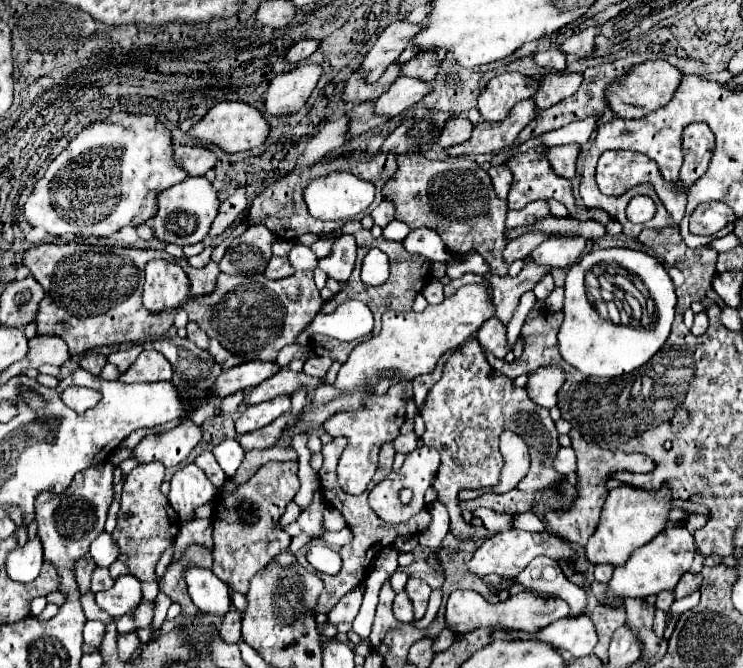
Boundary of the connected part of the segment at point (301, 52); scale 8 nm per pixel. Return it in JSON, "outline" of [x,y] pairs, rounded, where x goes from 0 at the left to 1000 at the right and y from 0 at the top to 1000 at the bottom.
{"outline":[[[410,58],[410,61],[402,61],[402,64],[397,64],[389,76],[386,76],[386,82],[384,82],[384,91],[386,94],[402,94],[402,91],[408,91],[408,88],[413,88],[424,73],[427,73],[427,67],[429,67],[429,61],[416,61],[416,58]]]}

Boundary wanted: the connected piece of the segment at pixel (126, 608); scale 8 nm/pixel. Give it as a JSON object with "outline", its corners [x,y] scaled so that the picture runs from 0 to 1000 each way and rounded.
{"outline":[[[163,861],[155,876],[139,888],[128,888],[131,906],[141,912],[149,924],[166,924],[187,909],[192,900],[190,870],[179,861]]]}

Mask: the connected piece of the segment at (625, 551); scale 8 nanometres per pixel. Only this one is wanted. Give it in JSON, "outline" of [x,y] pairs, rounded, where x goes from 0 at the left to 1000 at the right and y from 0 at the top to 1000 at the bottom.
{"outline":[[[844,726],[822,732],[809,765],[809,780],[787,816],[790,837],[798,846],[838,846],[855,822],[865,819],[895,792],[898,771],[903,765],[900,750],[903,741],[898,732],[890,732],[882,741],[868,732],[852,732]]]}

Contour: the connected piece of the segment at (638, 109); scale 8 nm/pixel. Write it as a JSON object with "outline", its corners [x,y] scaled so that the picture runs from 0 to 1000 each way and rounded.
{"outline":[[[868,91],[860,94],[849,103],[849,109],[836,121],[836,124],[825,124],[817,130],[817,151],[822,166],[830,169],[830,175],[844,175],[844,178],[860,178],[868,175],[871,169],[898,157],[906,145],[906,136],[911,136],[914,124],[917,124],[919,109],[900,97],[898,91]]]}

